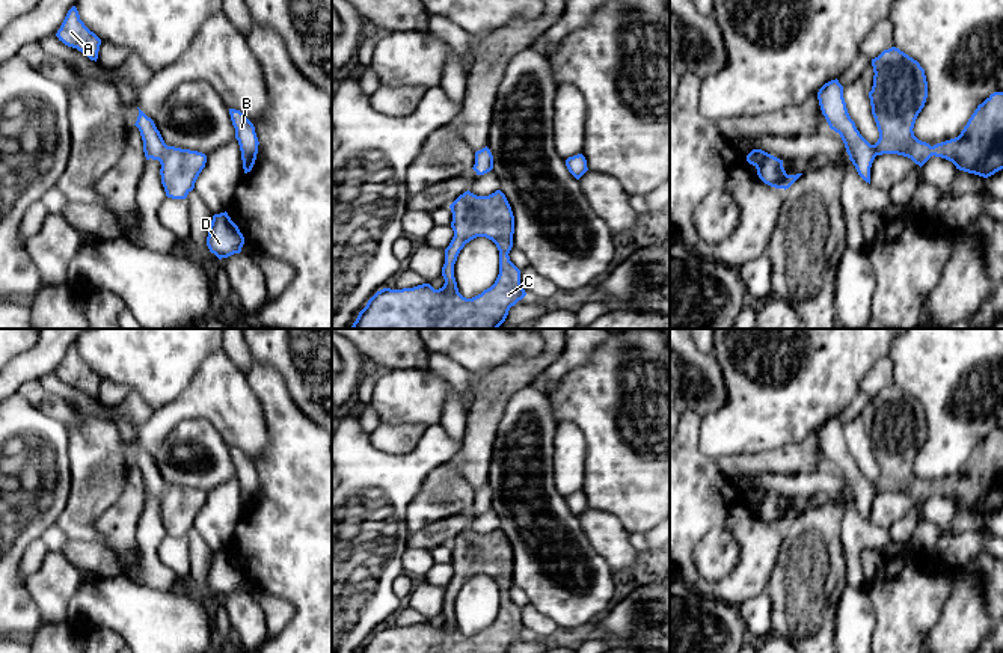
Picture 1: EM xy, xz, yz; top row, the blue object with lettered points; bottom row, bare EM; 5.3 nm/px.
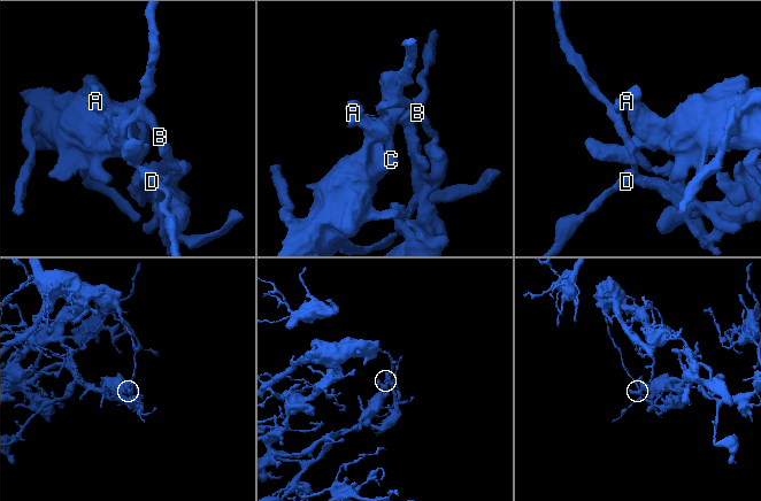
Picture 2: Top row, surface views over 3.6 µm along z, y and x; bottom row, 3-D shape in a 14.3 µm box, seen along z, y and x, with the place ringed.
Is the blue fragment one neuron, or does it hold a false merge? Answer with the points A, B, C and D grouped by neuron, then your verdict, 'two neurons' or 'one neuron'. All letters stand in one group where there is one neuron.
groups A C D / B; two neurons

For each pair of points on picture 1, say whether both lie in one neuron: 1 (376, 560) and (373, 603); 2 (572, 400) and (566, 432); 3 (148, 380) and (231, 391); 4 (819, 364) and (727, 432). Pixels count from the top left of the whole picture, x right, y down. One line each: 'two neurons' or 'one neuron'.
1: one neuron
2: two neurons
3: two neurons
4: one neuron

